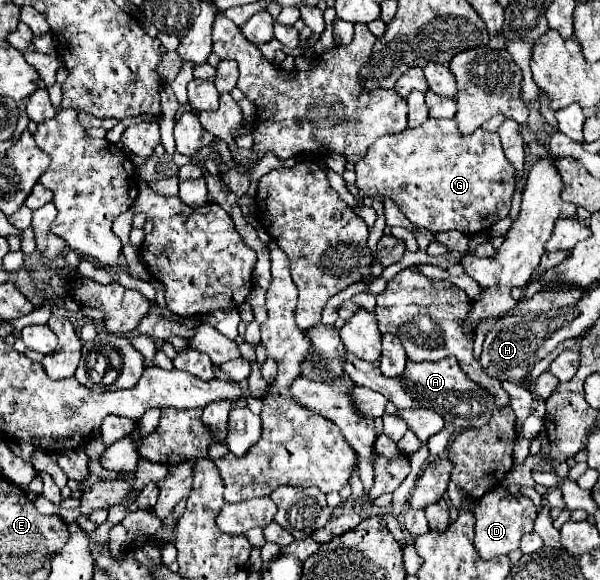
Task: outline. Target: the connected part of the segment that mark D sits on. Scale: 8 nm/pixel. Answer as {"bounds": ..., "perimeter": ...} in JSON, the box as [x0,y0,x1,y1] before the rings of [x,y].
{"bounds":[474,488,538,560],"perimeter":[[[498,488],[492,492],[486,492],[486,496],[476,500],[474,518],[476,518],[476,536],[474,536],[474,548],[476,554],[482,560],[492,560],[502,554],[510,554],[520,546],[522,532],[528,534],[534,528],[534,520],[538,516],[538,508],[534,502],[522,494],[510,494],[506,488]]]}

